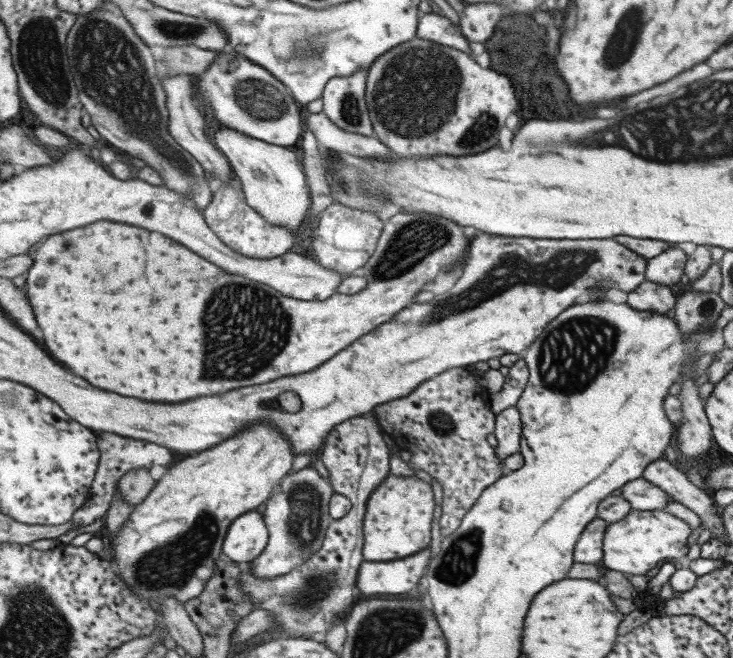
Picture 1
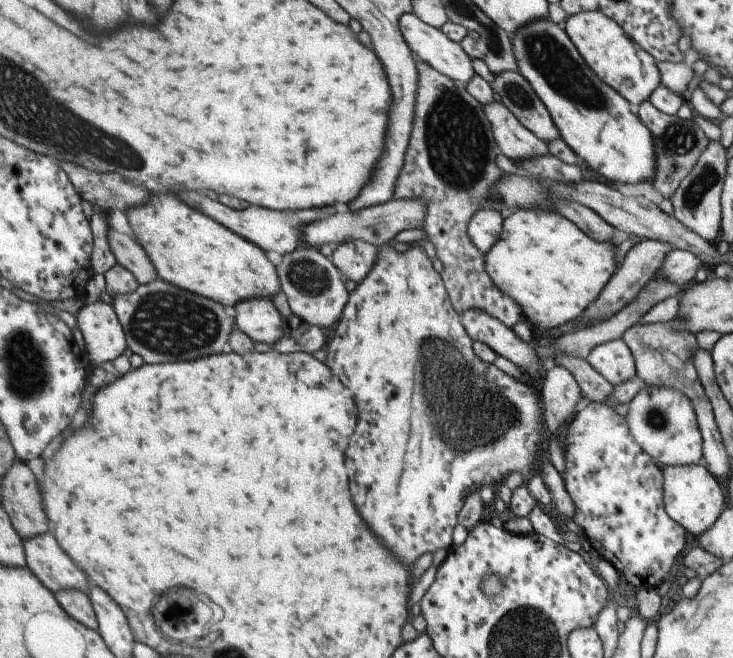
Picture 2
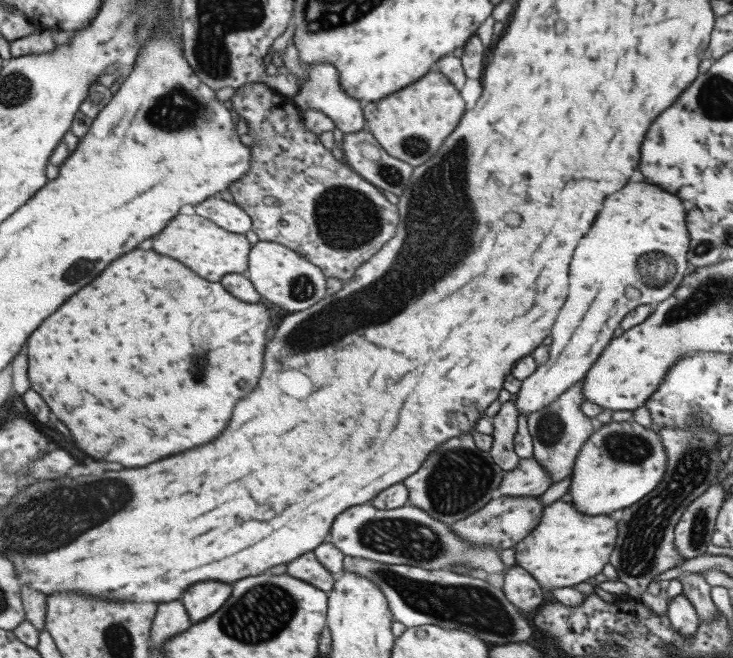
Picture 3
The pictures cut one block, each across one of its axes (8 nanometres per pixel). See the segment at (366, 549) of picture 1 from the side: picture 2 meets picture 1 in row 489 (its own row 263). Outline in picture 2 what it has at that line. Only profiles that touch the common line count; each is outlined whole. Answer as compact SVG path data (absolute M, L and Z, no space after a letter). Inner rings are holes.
M387 243L377 247L375 261L365 274L365 278L348 293L347 302L338 320L333 338L327 342L324 365L350 390L353 402L357 406L357 424L347 442L347 450L343 452L345 454L343 464L349 478L351 502L355 502L355 510L359 510L359 516L363 518L365 526L383 542L383 546L403 566L410 568L415 558L419 558L421 554L434 553L437 549L446 549L451 545L451 530L456 525L457 514L463 506L463 501L471 492L476 492L484 484L495 488L511 472L521 474L524 480L537 472L540 456L544 453L539 448L543 438L543 418L541 418L543 412L539 404L540 397L535 394L531 386L527 386L524 379L513 382L501 370L497 370L494 363L487 364L475 356L471 346L472 340L463 330L460 315L453 310L449 302L440 273L433 269L431 260L419 246L409 246L403 252L396 251L392 244Z

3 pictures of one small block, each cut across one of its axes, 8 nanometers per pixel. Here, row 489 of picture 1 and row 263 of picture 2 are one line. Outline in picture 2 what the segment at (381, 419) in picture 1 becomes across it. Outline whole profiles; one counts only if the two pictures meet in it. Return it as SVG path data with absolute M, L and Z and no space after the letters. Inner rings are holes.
M415 57L417 68L417 92L415 92L415 104L413 105L413 124L411 134L403 158L403 166L399 170L399 176L395 180L393 199L419 198L425 200L425 222L421 230L425 232L425 238L435 248L436 257L442 264L440 277L447 291L447 296L453 310L461 315L463 310L483 310L485 314L492 316L509 328L517 321L522 320L519 306L511 302L503 292L497 290L497 286L491 282L491 278L485 272L483 266L483 253L479 252L467 238L465 228L469 218L483 208L493 208L499 211L499 198L491 198L491 184L495 180L501 180L504 172L495 166L495 156L499 153L497 143L491 134L489 122L481 110L481 104L470 94L467 94L465 85L458 84L454 80L435 72L431 66L421 62Z

